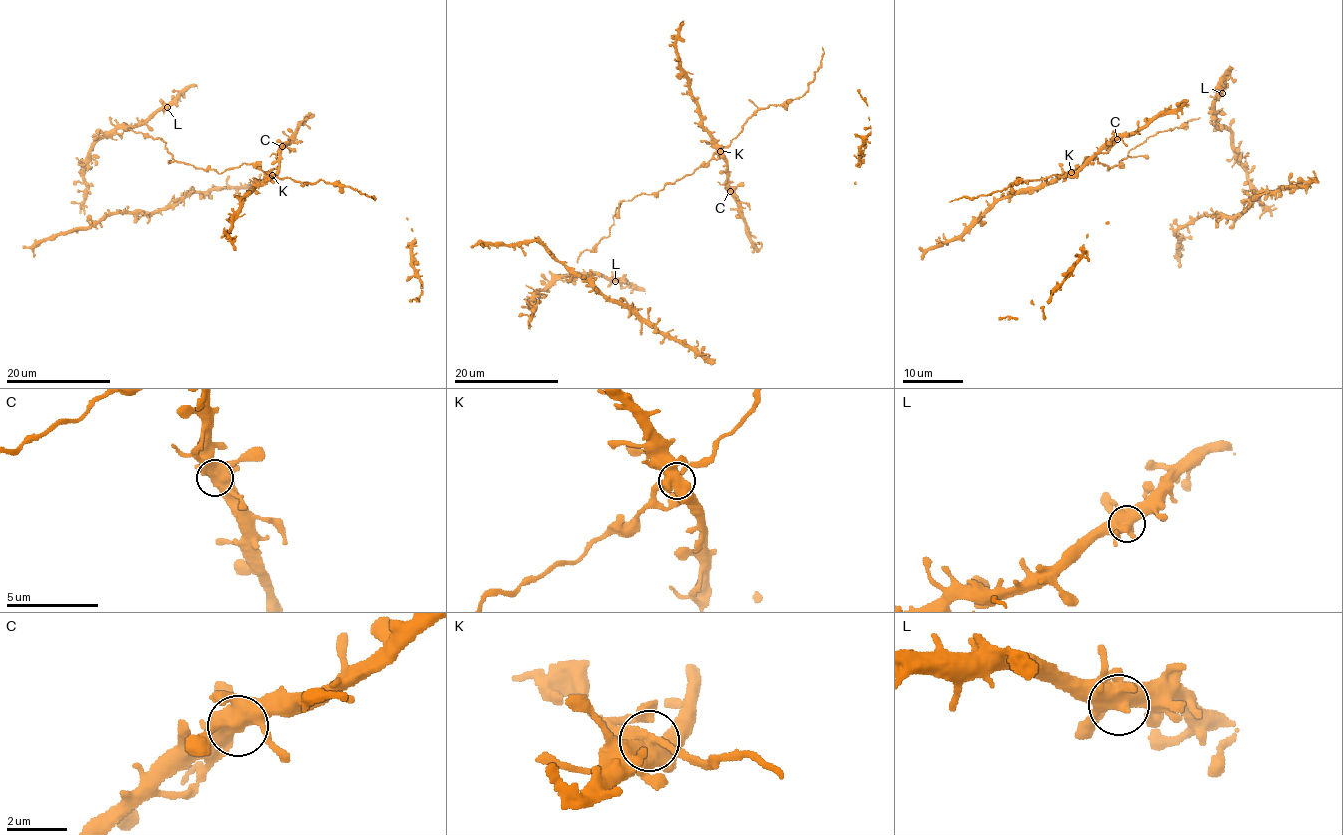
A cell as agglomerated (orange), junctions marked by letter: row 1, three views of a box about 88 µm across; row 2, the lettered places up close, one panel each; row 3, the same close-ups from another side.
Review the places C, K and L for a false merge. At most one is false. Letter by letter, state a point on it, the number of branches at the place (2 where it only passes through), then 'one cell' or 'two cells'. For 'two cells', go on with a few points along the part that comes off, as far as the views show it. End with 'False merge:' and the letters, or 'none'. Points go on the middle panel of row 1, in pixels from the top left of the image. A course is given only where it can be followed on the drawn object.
C: (730, 191) | 4 | one cell
K: (720, 151) | 4 | two cells | (719, 152), (706, 163), (656, 192), (622, 200), (608, 235), (591, 250), (585, 250), (577, 263)
L: (615, 281) | 4 | one cell
False merge: K

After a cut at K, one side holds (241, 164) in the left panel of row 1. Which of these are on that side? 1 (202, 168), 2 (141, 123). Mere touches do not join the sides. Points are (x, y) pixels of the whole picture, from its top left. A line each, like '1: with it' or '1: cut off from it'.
1: with it
2: cut off from it

